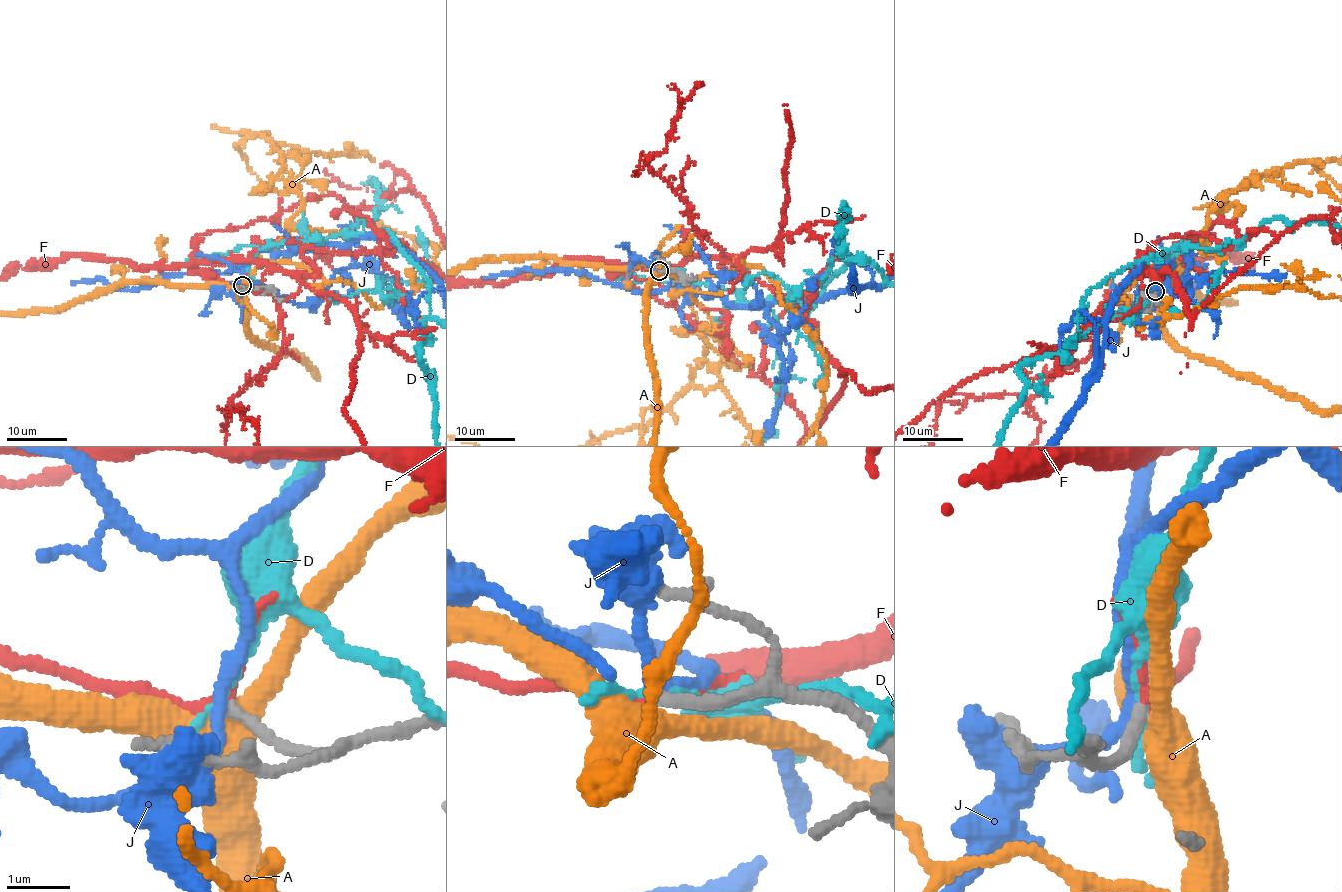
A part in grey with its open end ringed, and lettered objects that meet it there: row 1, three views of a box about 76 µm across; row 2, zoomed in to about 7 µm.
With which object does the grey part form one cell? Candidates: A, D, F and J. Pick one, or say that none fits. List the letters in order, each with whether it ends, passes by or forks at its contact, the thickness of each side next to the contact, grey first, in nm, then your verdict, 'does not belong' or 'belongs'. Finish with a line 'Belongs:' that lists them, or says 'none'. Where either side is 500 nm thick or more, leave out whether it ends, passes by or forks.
A: it passes by | 180/480 nm | does not belong
D: it passes by | 180/110 nm | does not belong
F: it passes by | 180/140 nm | belongs
J: it passes by | 180/200 nm | does not belong
Belongs: F

